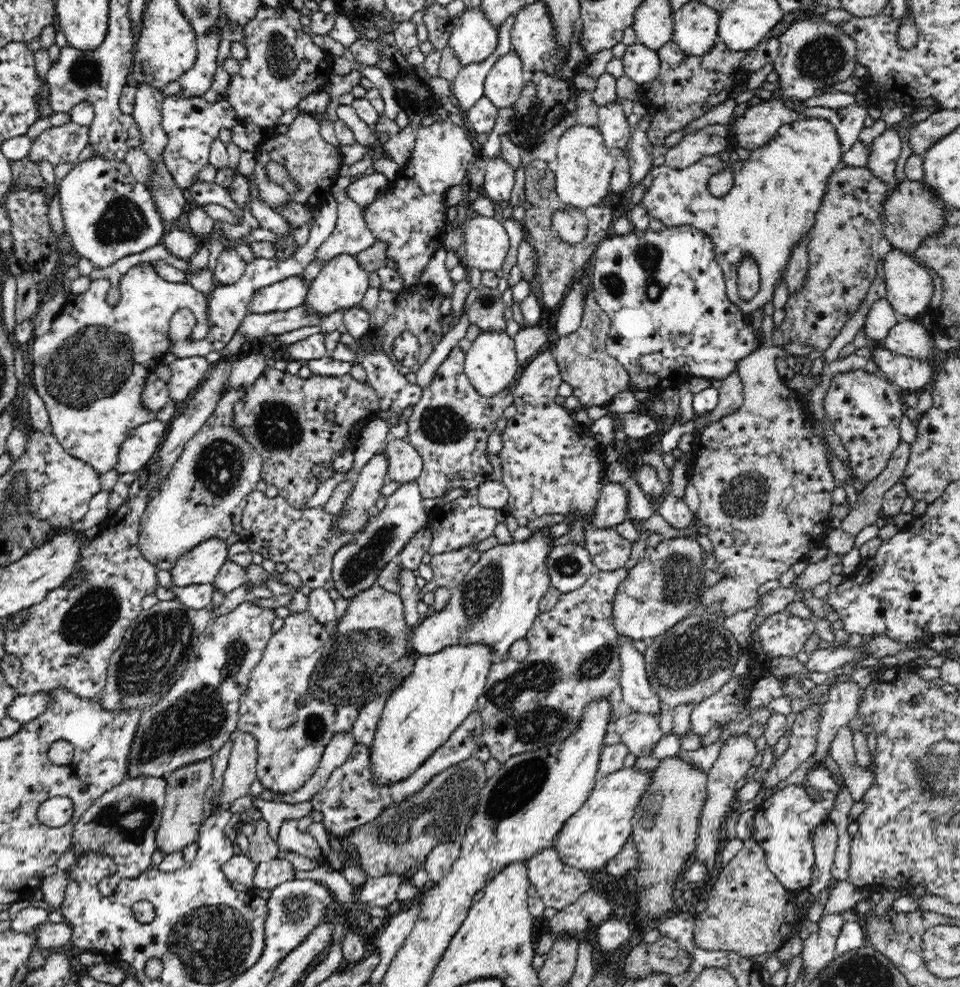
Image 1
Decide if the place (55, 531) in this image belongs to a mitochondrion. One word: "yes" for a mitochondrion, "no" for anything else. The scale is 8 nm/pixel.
no

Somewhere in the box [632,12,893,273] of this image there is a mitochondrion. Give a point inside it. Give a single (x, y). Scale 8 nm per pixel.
(821, 59)

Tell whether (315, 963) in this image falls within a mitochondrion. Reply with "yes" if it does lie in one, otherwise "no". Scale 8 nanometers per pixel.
no

